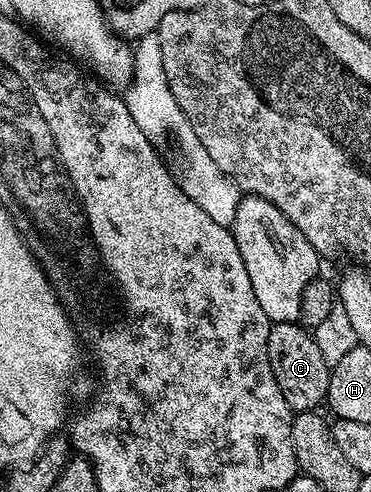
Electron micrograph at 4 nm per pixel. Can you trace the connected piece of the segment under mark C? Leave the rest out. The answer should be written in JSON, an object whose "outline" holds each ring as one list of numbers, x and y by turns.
{"outline":[[300,322,272,324,267,337,267,353,279,393,283,393,283,401,287,401,294,413,317,411,320,403,322,406,328,400,331,367,323,361,323,353,319,353,319,345,315,345,310,328,301,326]]}

